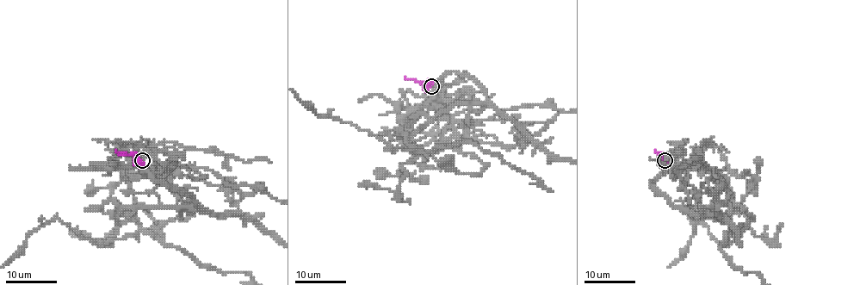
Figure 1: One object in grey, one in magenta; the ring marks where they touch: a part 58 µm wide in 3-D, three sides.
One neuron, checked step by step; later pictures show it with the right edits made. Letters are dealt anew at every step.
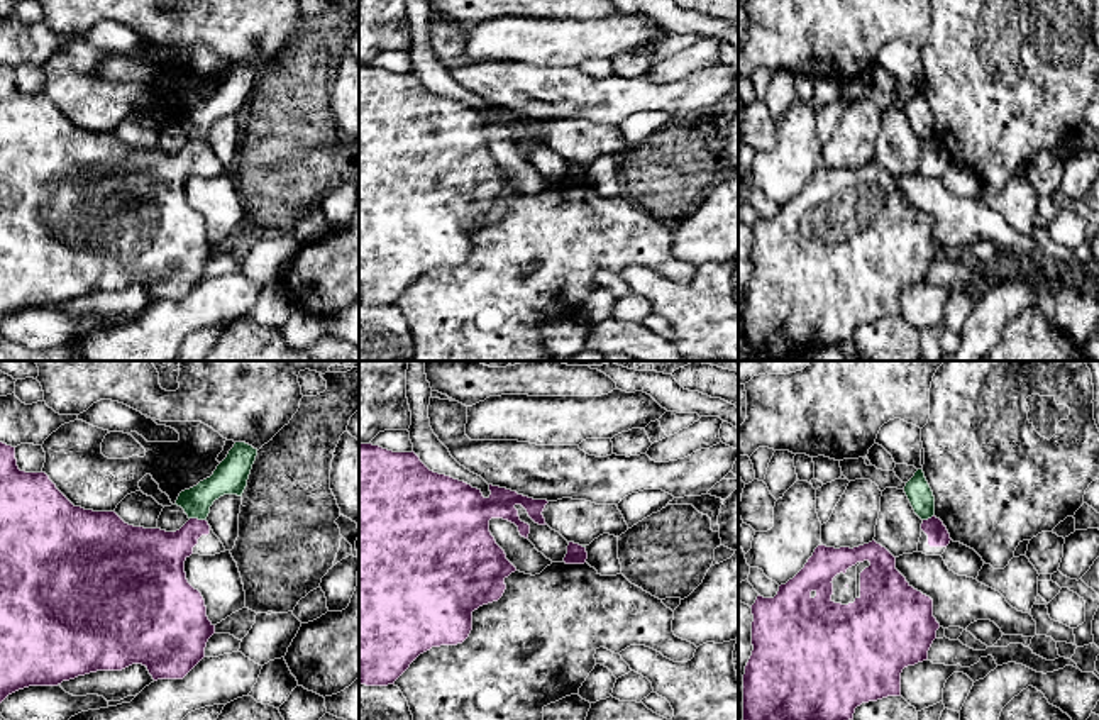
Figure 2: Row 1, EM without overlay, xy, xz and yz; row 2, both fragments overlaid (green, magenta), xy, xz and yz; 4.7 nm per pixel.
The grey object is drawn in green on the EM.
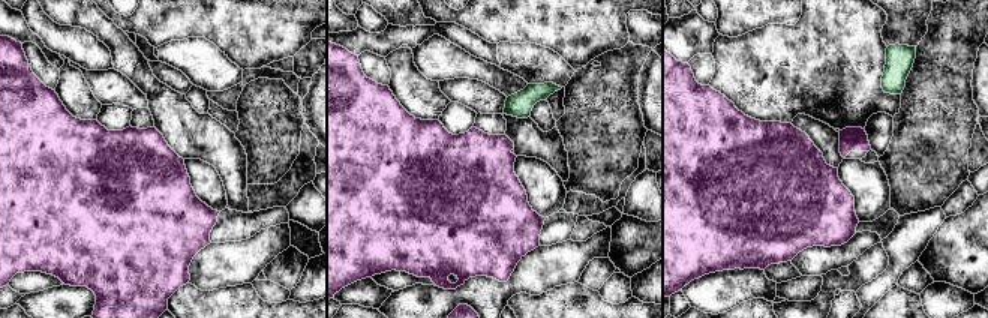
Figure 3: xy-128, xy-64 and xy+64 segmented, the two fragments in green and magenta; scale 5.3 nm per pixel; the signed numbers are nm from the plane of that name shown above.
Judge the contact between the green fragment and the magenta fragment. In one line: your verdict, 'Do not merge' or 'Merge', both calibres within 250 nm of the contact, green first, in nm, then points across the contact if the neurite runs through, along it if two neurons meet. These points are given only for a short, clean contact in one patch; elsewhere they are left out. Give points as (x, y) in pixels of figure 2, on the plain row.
Do not merge. Thickness 160 nm (green) against 240 nm. Boundary: xy (190, 138), (205, 141)

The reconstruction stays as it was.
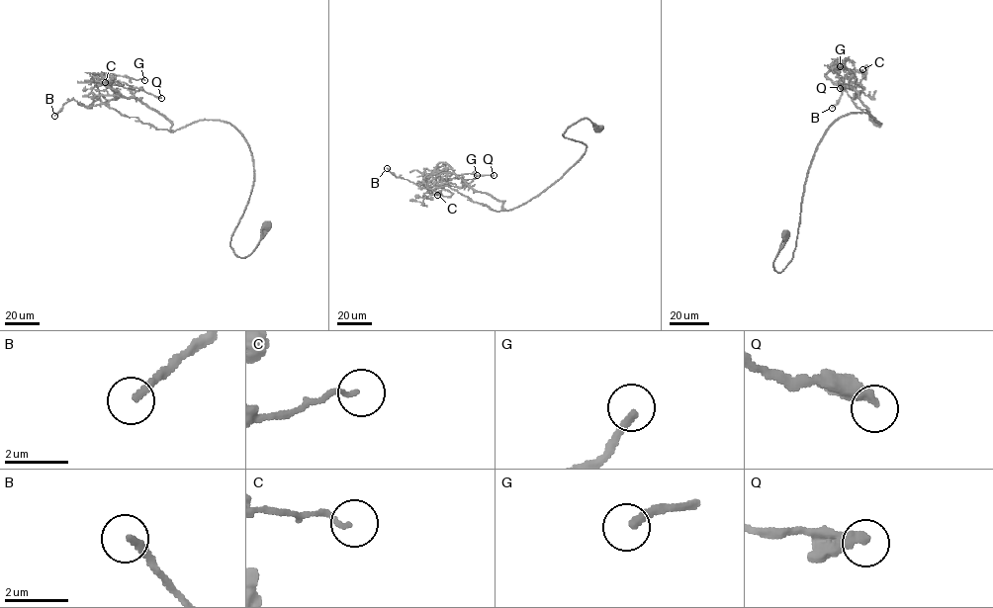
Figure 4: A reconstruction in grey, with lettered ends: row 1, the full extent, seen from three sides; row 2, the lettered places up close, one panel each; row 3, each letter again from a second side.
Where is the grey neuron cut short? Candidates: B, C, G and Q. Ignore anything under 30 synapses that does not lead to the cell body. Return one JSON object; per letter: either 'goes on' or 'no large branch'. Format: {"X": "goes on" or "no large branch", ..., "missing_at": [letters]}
{"B": "no large branch", "C": "no large branch", "G": "no large branch", "Q": "no large branch", "missing_at": []}

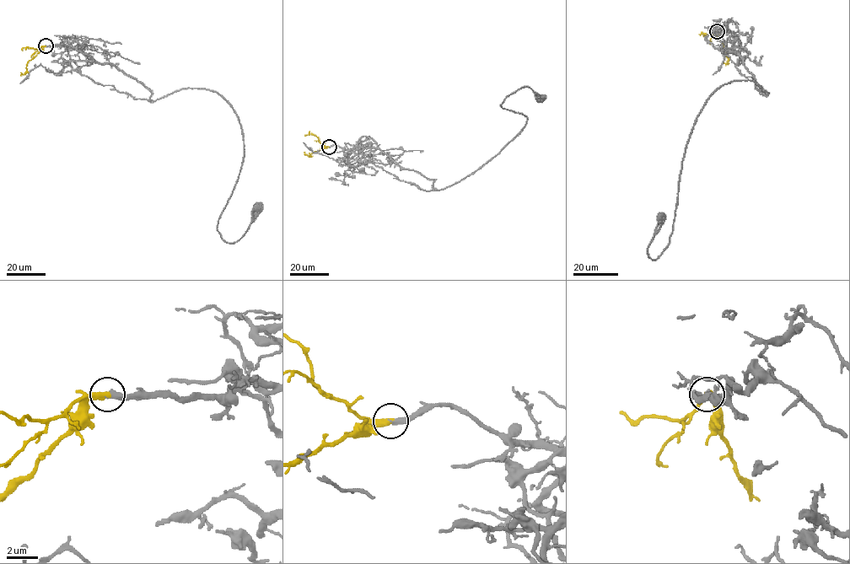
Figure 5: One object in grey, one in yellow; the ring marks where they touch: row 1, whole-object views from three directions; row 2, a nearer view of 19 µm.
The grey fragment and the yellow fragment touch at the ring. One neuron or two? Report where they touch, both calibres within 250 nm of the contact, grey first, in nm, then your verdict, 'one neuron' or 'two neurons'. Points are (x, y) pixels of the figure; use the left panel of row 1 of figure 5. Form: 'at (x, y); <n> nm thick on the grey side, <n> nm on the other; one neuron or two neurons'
at (45, 45); 360 nm thick on the grey side, 440 nm on the other; one neuron

